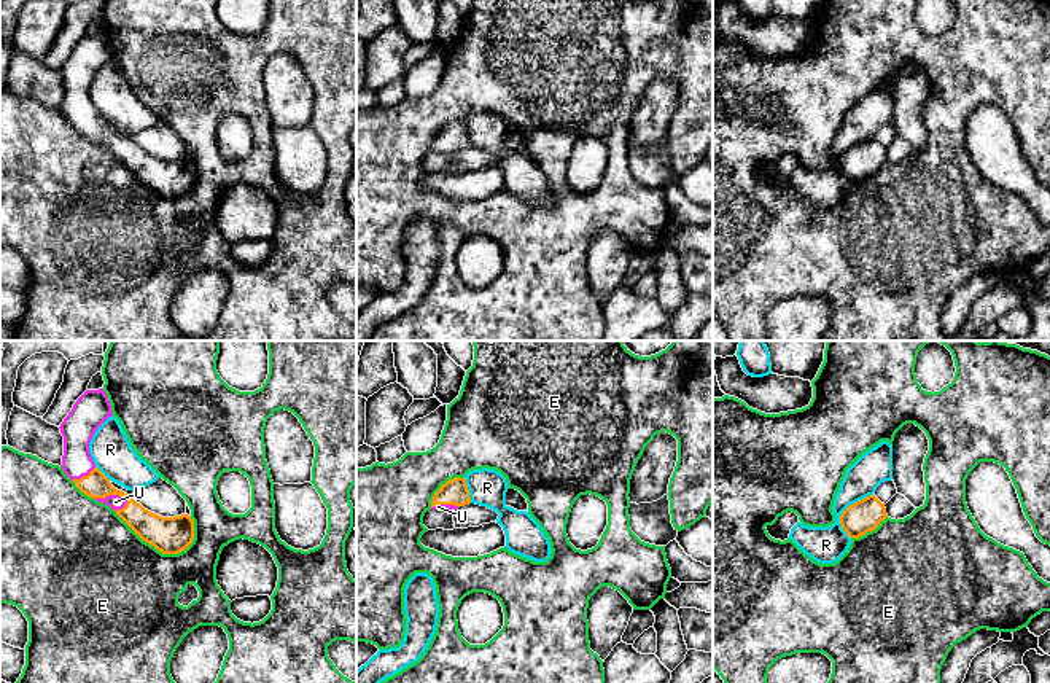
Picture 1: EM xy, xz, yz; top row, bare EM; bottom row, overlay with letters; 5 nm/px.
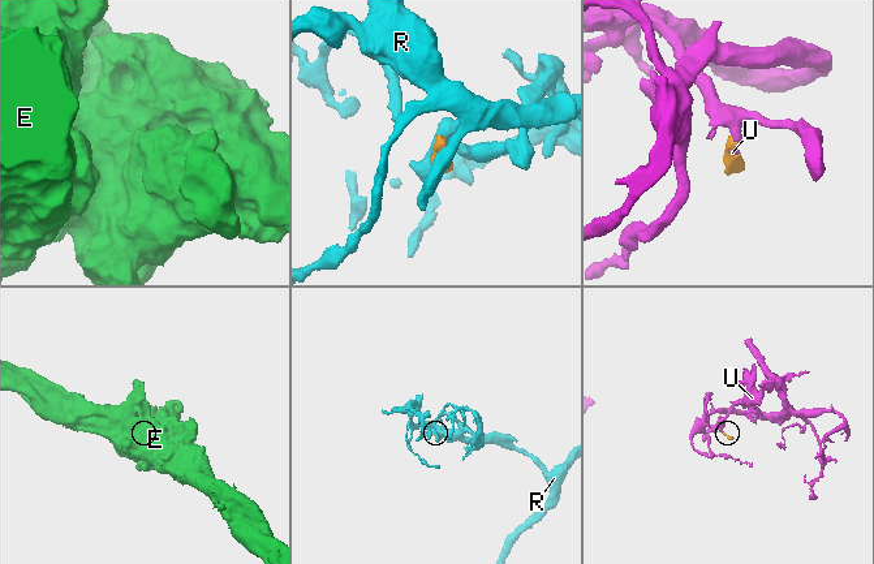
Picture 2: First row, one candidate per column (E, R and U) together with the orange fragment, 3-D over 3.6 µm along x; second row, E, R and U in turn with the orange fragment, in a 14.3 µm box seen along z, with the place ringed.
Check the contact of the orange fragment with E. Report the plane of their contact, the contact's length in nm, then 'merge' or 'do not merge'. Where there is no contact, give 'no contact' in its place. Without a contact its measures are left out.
xy | 440 nm | do not merge

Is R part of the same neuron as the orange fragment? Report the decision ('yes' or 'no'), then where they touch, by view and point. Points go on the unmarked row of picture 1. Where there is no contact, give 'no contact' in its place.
no; contact yz (843, 155)

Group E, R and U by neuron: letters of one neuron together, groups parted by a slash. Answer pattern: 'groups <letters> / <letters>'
groups E / R / U

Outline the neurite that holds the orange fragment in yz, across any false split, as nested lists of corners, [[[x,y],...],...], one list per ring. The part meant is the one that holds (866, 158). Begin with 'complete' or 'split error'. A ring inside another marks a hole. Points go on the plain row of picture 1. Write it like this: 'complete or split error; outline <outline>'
complete; outline [[[869,139],[850,148],[840,159],[842,172],[850,181],[859,181],[875,174],[888,161],[885,146],[875,139]]]

